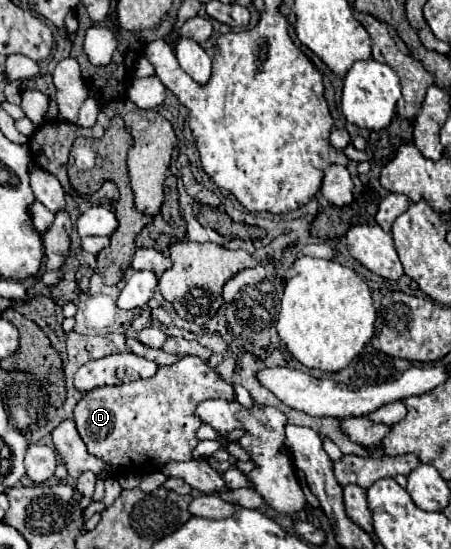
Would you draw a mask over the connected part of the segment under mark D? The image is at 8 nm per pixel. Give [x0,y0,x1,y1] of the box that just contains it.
[73,357,233,473]

